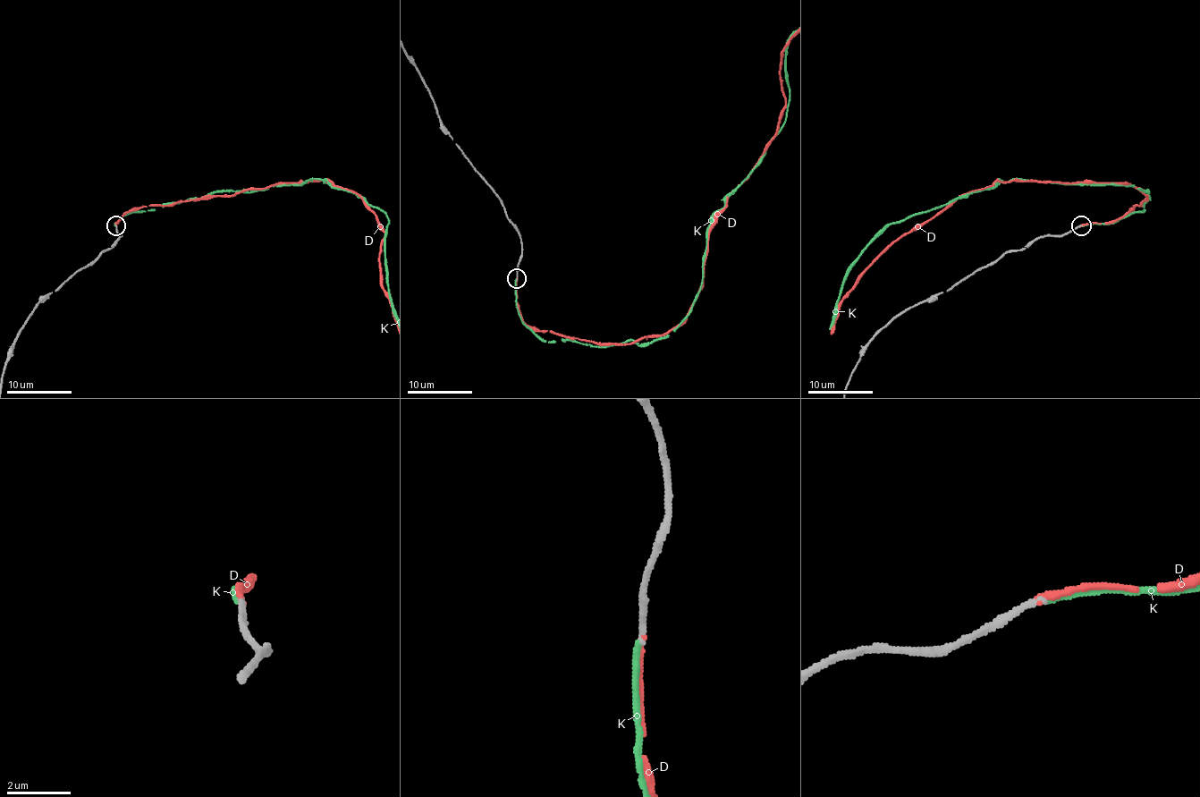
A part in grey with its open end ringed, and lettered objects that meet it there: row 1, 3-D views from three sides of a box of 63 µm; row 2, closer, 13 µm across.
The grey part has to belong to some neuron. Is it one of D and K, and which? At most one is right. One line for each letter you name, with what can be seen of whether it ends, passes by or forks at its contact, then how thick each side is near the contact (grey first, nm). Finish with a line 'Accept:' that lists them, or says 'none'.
D: it ends; calibres 200 and 170 nm
Accept: D

